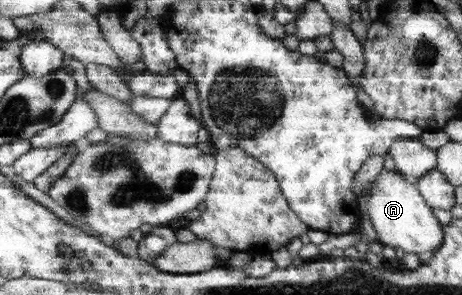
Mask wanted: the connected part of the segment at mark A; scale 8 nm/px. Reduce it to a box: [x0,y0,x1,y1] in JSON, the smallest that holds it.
[359,169,443,264]

